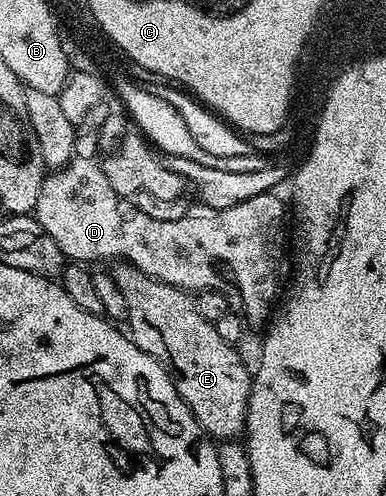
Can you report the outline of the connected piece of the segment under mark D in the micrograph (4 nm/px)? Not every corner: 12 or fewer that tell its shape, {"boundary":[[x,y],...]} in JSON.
{"boundary":[[96,158],[51,170],[32,212],[67,260],[131,263],[187,293],[231,271],[277,300],[288,207],[271,193],[148,217]]}

